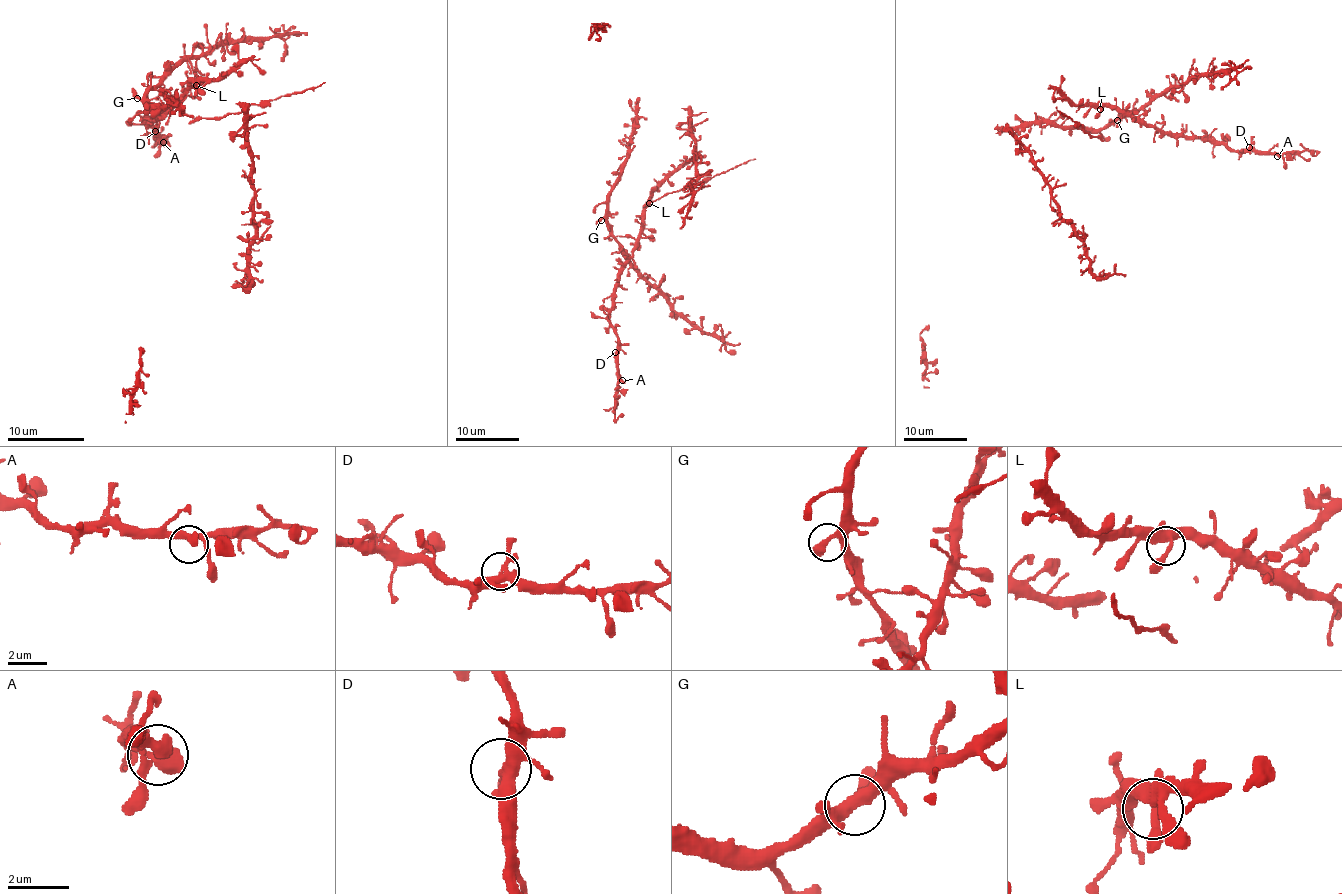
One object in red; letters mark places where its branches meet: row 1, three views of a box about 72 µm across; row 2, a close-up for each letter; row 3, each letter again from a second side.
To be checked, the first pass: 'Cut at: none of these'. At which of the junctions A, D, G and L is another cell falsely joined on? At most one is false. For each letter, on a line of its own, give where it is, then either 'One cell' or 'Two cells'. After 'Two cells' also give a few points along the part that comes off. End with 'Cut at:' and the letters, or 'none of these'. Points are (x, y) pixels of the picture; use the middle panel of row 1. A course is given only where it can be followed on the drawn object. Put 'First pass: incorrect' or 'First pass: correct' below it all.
A: Place: (622, 380). One cell
D: Place: (615, 352). One cell
G: Place: (601, 220). One cell
L: Place: (649, 203). One cell
Cut at: none of these
First pass: correct

